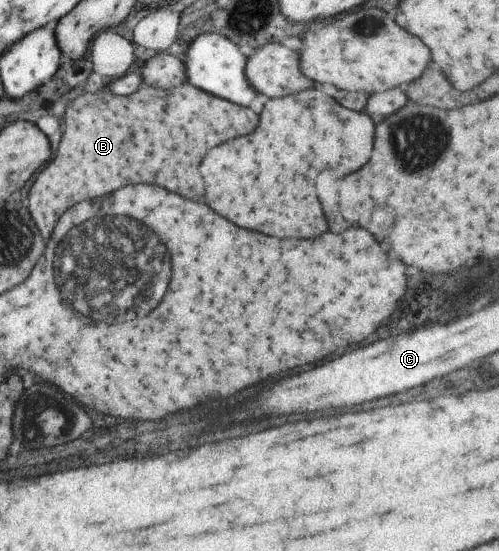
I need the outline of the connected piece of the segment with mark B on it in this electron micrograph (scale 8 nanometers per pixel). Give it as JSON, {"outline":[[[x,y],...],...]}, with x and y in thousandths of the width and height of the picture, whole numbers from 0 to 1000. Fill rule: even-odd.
{"outline":[[[369,151],[353,162],[341,162],[341,169],[285,154],[281,165],[265,169],[261,176],[232,176],[212,163],[204,163],[204,169],[170,167],[132,194],[128,227],[132,245],[116,263],[112,285],[84,303],[56,350],[58,383],[92,437],[100,434],[114,401],[134,379],[162,365],[216,354],[244,336],[309,332],[373,361],[401,365],[409,358],[409,336],[397,299],[409,281],[425,267],[457,252],[505,241],[517,230],[517,209],[505,198],[401,165],[395,158],[385,158],[385,152]]]}

